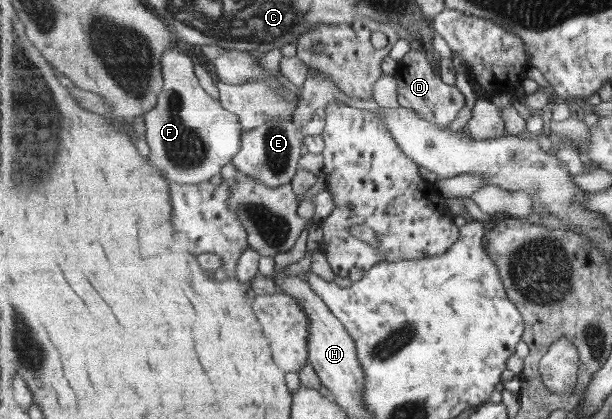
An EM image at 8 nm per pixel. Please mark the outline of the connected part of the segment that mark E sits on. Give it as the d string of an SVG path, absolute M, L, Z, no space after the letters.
M270 119L263 126L244 132L241 150L233 159L233 164L239 174L253 177L271 188L289 184L300 166L305 138L307 135L293 120Z

